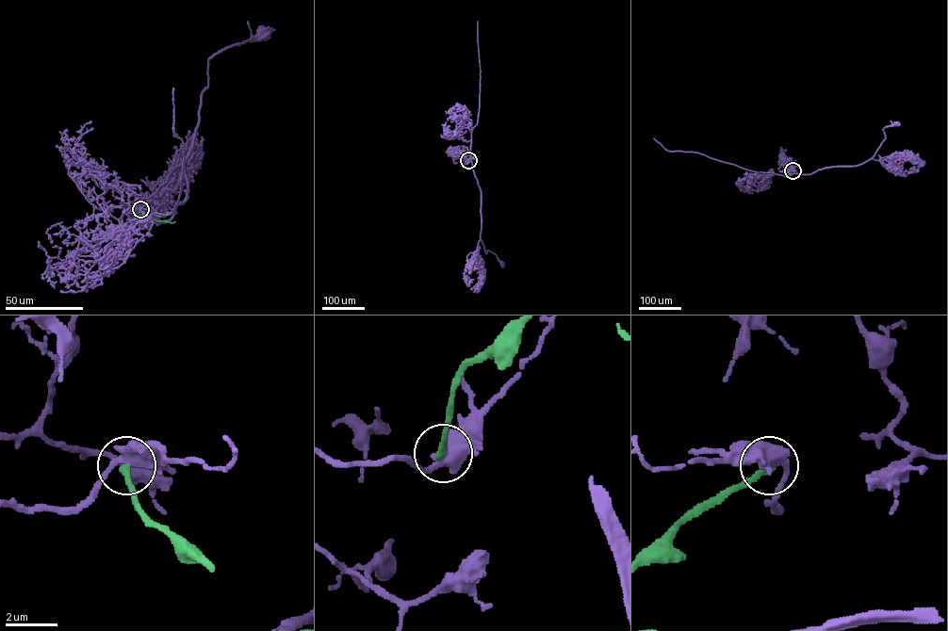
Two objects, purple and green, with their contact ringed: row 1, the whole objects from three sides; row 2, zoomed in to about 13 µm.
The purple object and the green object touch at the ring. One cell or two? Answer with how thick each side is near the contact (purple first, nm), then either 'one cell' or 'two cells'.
500 nm thick on the purple side, 240 nm on the other; two cells

